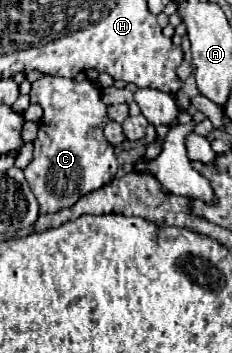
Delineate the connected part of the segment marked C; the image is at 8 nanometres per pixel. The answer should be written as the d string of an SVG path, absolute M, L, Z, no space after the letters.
M44 75L32 83L30 103L38 103L44 111L38 121L38 137L34 139L34 159L24 175L40 203L40 213L54 213L72 207L82 195L110 183L118 163L114 147L104 137L104 125L110 121L102 103L100 85L90 79L74 81Z

